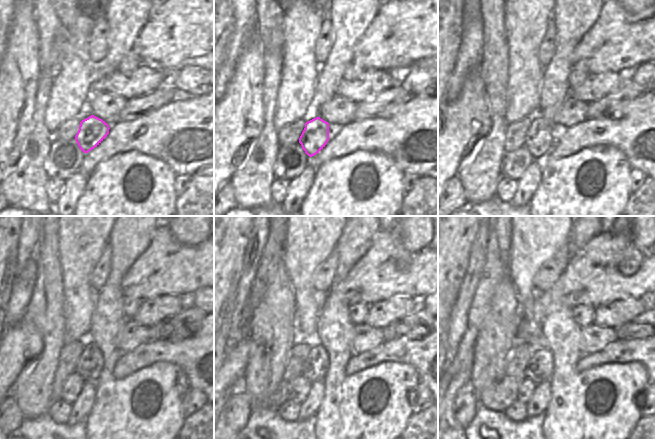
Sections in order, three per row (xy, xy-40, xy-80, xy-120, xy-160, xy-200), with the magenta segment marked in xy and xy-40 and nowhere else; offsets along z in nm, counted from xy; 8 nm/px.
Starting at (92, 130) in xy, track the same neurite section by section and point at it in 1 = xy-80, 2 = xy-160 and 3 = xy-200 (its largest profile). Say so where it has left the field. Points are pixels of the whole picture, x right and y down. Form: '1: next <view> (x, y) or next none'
1: next xy-80 (539, 141)
2: next xy-160 (316, 364)
3: next xy-200 (540, 367)

